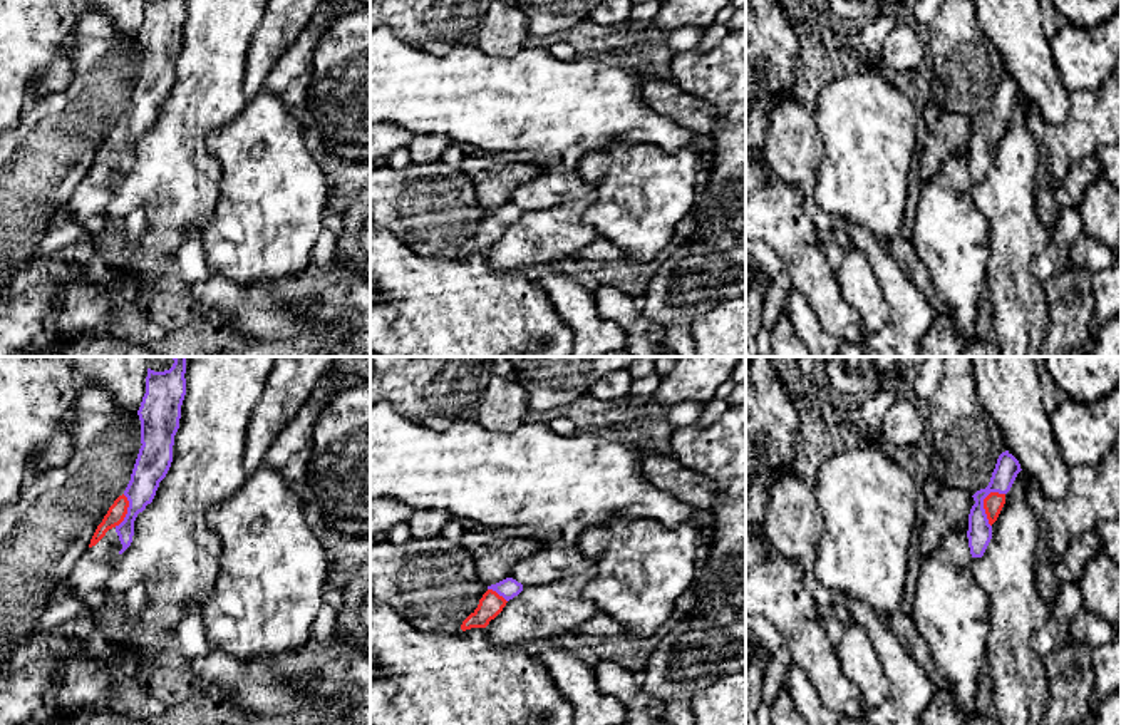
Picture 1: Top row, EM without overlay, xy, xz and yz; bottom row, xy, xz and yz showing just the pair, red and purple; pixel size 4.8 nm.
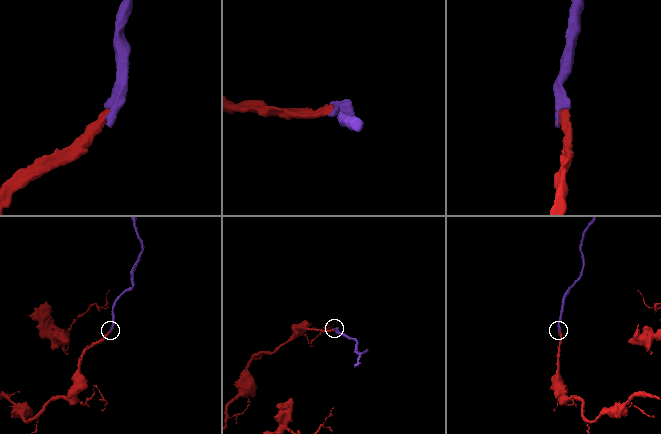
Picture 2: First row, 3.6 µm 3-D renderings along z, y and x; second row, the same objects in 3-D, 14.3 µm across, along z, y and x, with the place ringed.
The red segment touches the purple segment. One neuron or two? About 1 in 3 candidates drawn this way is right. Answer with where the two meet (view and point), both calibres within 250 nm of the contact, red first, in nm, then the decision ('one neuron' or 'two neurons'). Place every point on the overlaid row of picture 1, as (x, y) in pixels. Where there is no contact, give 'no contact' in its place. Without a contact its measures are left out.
yz (984, 503) | 90/120 nm | one neuron

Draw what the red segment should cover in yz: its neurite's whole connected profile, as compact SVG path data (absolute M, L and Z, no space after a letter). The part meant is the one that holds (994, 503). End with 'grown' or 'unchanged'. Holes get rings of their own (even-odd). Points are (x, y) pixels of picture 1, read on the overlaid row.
M1009 450L1002 452L997 459L989 486L972 496L975 504L969 514L967 531L972 558L984 556L992 539L992 524L997 521L1005 504L1005 494L1010 491L1020 470L1019 460Z; grown

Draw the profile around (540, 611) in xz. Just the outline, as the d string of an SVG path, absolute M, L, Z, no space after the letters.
M583 574L546 584L528 584L484 628L498 646L523 646L533 640L576 631L598 609L583 596Z

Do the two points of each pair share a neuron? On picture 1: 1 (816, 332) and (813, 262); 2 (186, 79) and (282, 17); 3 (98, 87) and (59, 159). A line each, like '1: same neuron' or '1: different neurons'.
1: different neurons
2: different neurons
3: same neuron

